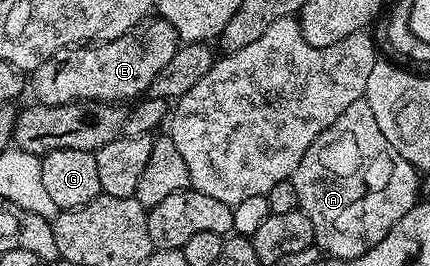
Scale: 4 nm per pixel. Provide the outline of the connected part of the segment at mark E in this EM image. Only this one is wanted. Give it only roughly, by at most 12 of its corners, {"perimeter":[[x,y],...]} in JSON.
{"perimeter":[[142,19],[30,74],[42,106],[139,99],[181,45]]}

